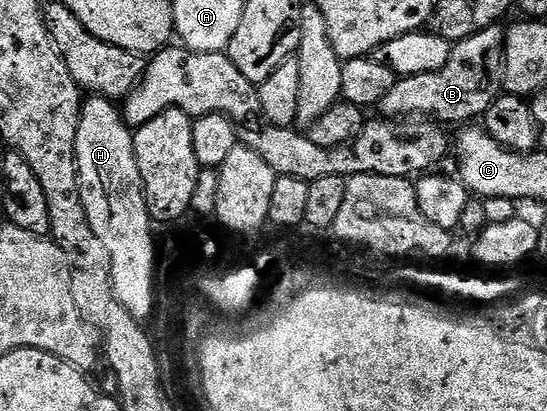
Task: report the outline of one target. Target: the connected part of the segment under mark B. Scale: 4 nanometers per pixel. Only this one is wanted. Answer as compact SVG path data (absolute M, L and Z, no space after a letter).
M502 26L473 33L473 37L452 46L445 69L437 69L437 73L417 73L413 77L396 78L393 89L389 89L389 93L385 93L377 104L378 114L388 119L426 117L443 125L467 125L486 115L489 105L493 105L503 91L504 34Z

